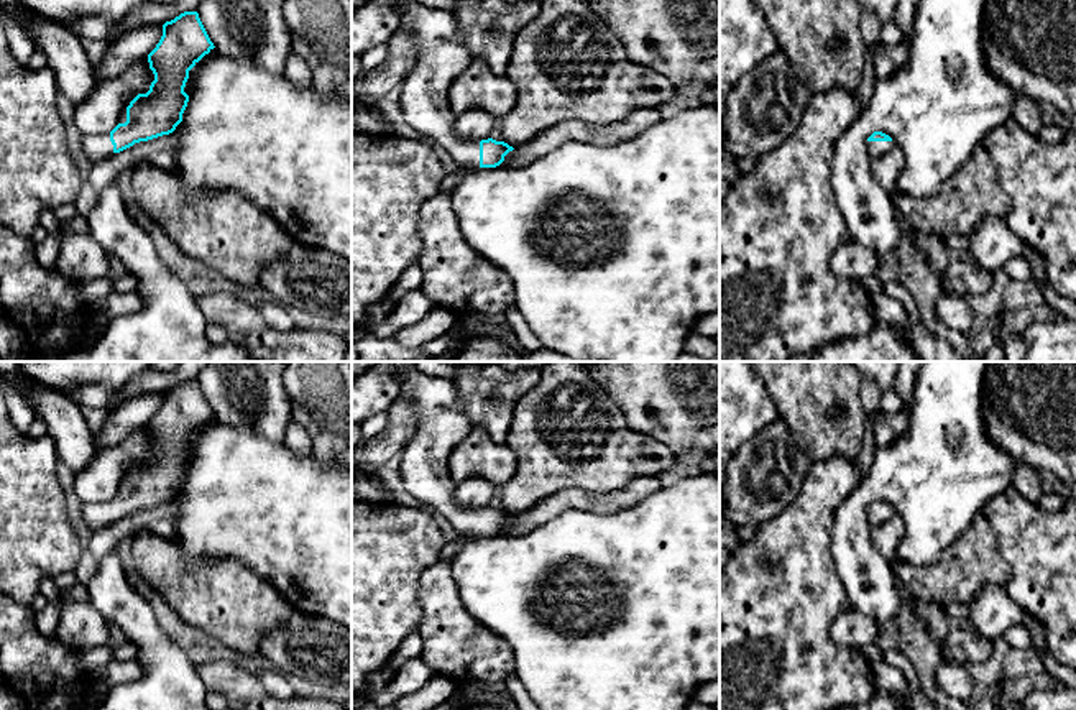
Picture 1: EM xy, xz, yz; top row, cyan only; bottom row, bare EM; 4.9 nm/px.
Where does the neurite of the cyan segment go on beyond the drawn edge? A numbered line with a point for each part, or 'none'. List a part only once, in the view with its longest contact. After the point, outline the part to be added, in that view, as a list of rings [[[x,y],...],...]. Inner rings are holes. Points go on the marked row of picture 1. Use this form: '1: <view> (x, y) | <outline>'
1: xz (441, 58) | [[[406,0],[401,7],[398,30],[404,30],[416,41],[416,62],[407,71],[401,94],[404,120],[419,133],[445,148],[458,166],[480,168],[480,141],[462,140],[455,133],[457,117],[448,107],[452,82],[471,64],[473,58],[463,44],[463,35],[453,13],[425,7],[417,0]]]

